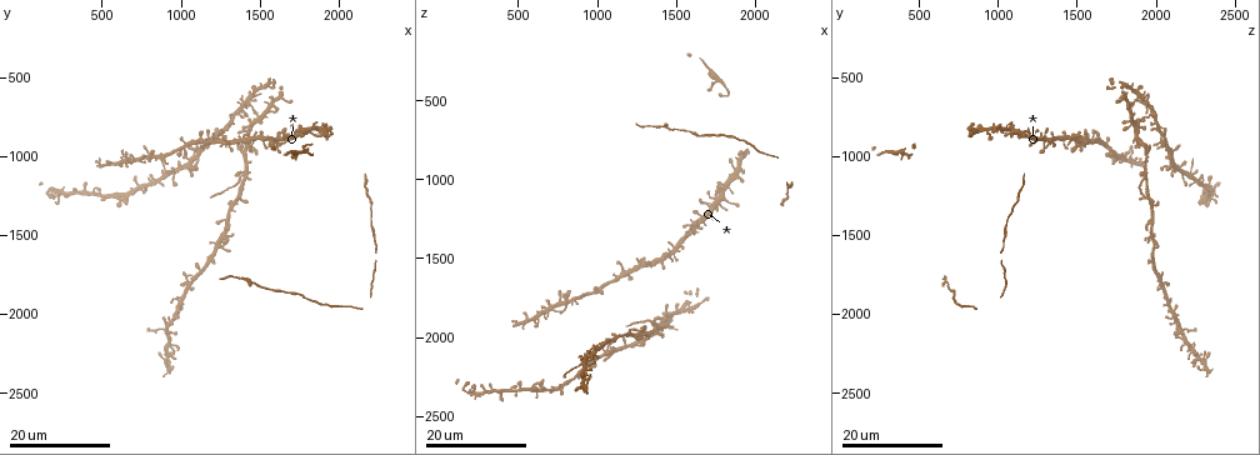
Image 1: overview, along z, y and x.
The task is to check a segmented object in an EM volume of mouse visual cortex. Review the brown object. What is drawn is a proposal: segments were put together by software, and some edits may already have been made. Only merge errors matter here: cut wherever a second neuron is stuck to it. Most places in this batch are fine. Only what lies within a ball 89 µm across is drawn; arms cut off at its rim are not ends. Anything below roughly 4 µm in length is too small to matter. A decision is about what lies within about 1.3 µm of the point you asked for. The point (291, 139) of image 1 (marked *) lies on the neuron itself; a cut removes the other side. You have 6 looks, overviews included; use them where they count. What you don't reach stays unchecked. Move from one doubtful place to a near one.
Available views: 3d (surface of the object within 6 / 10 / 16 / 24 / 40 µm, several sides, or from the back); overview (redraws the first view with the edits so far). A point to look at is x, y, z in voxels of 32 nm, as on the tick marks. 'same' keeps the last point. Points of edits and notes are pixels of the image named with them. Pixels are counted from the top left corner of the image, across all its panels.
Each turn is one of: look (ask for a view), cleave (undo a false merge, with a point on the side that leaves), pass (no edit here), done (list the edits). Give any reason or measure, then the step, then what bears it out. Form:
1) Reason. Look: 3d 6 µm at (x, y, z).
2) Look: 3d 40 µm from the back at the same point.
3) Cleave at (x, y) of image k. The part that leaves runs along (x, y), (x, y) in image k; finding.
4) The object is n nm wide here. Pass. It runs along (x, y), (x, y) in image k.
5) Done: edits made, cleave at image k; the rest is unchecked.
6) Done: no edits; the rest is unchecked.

Four or more arms meet. Look: 3d 16 µm at (1400, 1120, 1940).

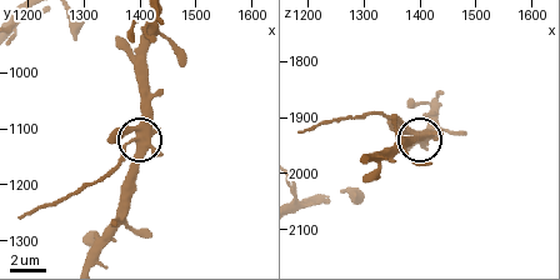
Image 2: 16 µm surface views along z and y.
Look: 3d 6 µm at the same point.

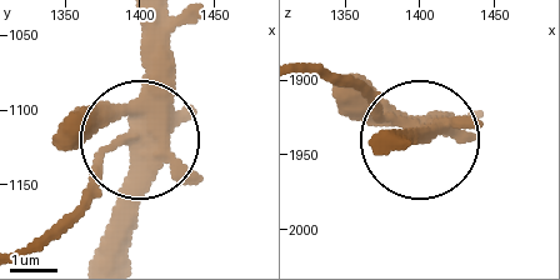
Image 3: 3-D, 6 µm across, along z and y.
The object is 390 nm wide here. Cleave at (76, 214) of image 3. The part that leaves runs along (98, 161), (85, 193), (26, 245) in image 3; a second neuron is stuck on.

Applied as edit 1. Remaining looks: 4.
Look: overview.

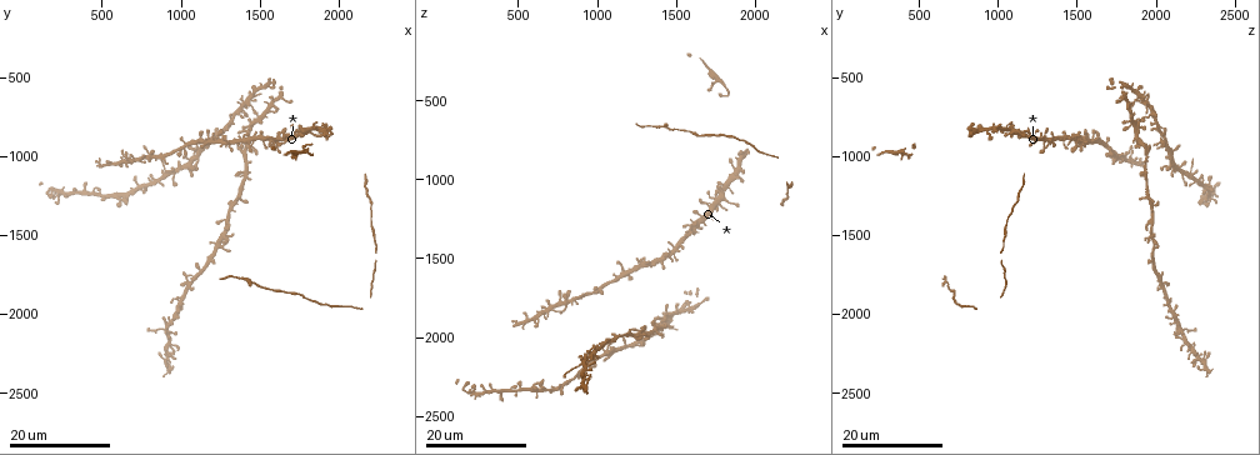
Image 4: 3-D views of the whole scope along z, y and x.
Four or more arms meet. Look: 3d 16 µm at (1460, 800, 1860).

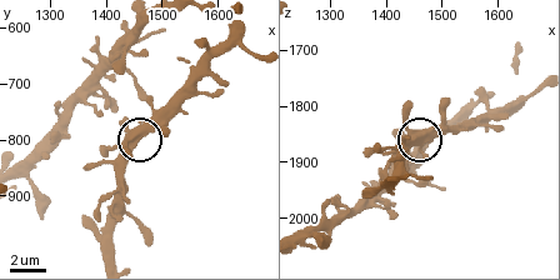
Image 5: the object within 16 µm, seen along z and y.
Closer look. Look: 3d 6 µm at the same point.

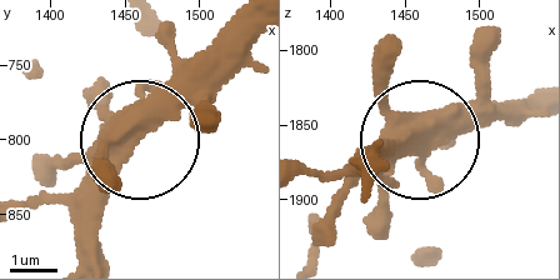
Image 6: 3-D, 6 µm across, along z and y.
5 arms meet here. Pass. One neuron here.

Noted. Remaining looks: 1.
Done: edits made, cleave at image 3; the rest is unchecked.

